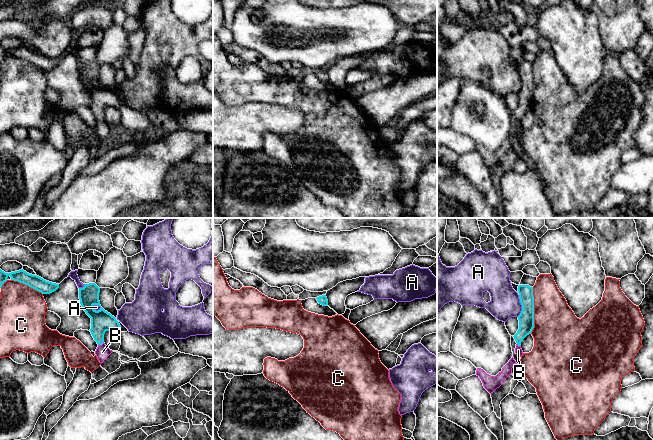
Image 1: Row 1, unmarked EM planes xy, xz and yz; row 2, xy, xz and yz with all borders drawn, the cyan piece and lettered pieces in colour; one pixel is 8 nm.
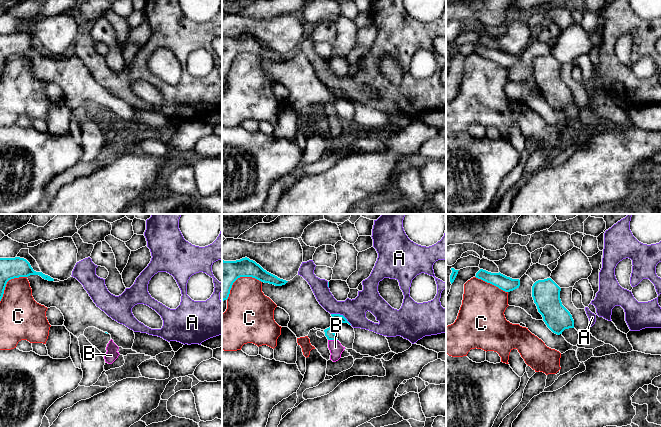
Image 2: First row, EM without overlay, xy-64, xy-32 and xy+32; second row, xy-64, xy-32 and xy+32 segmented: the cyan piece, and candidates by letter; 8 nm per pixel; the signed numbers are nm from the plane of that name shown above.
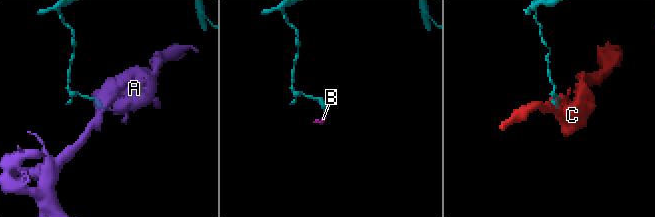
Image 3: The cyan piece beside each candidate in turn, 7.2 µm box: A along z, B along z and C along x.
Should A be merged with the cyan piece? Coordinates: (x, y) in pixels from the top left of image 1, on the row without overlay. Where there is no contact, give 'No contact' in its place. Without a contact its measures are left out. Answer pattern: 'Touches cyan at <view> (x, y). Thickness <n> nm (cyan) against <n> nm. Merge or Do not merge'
Touches cyan at yz (522, 82). Thickness 130 nm (cyan) against 240 nm. Do not merge

